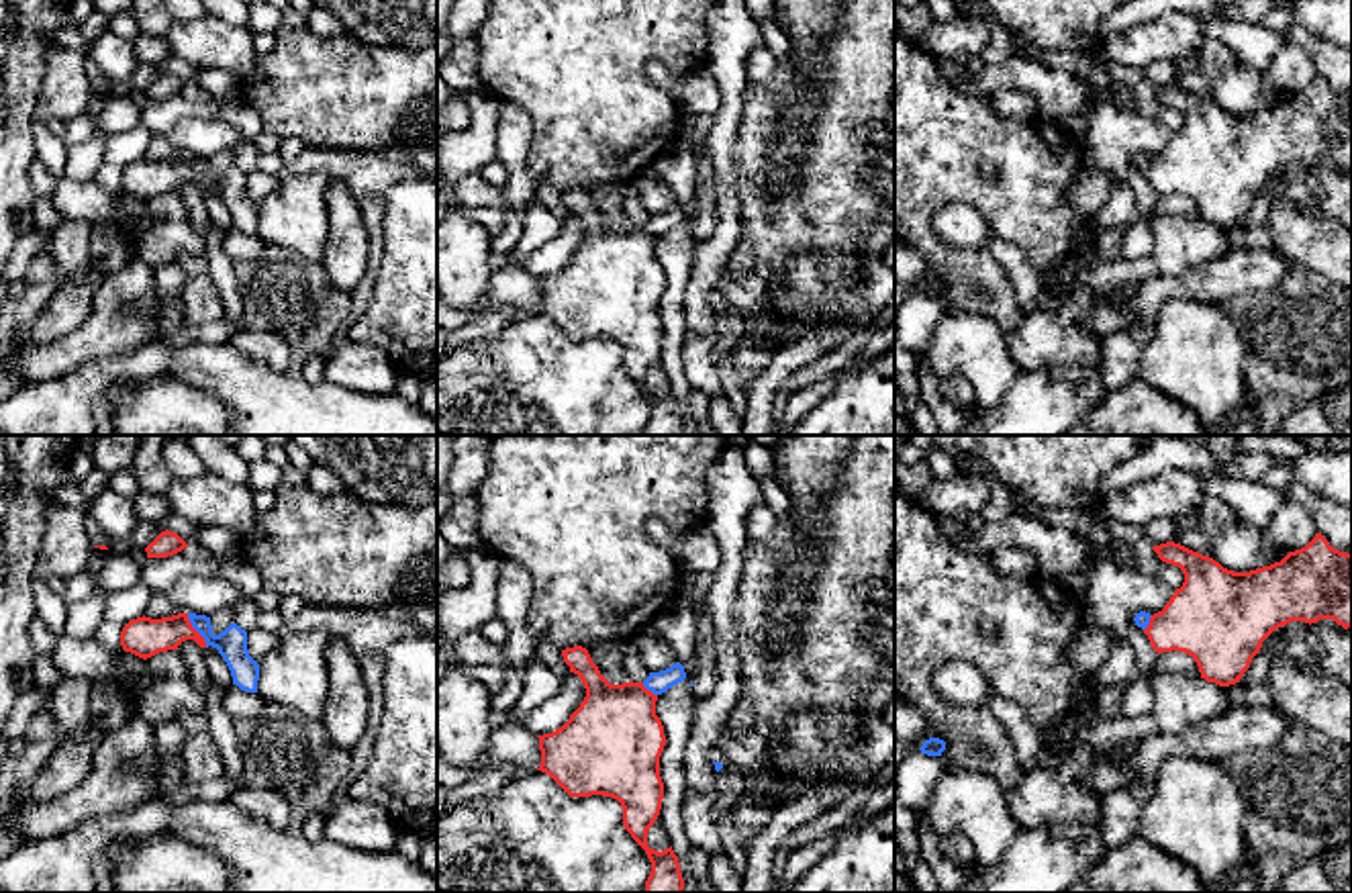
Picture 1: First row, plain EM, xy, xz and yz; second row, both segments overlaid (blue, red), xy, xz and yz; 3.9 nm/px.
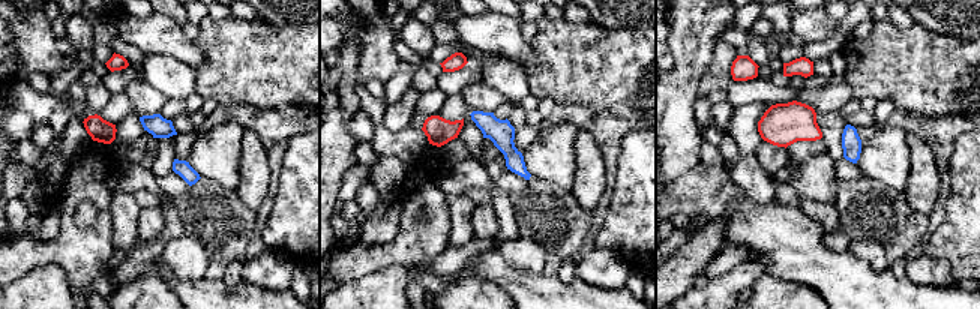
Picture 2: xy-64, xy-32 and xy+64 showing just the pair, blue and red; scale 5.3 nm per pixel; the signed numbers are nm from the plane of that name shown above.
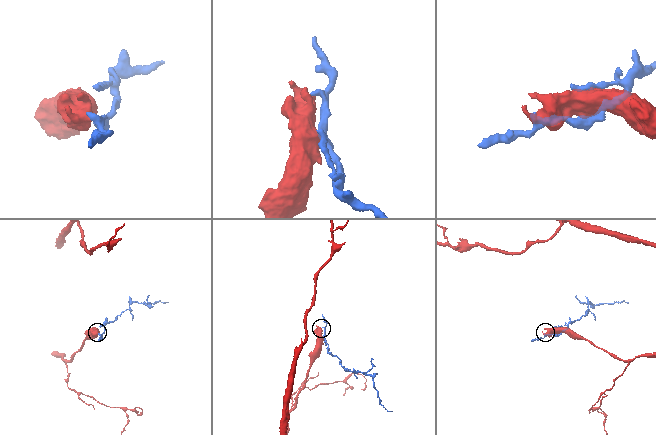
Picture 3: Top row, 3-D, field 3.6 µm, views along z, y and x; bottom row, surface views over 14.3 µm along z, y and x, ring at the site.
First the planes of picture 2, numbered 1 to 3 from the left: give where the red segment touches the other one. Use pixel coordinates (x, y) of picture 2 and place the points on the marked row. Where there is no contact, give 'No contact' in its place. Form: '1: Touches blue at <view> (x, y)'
1: No contact
2: No contact
3: No contact

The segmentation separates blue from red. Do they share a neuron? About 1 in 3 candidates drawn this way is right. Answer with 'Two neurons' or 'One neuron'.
Two neurons

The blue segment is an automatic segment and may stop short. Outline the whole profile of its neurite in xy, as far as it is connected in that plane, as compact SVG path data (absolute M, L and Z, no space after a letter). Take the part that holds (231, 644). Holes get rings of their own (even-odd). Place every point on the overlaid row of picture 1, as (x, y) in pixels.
M188 613L188 619L204 638L206 648L212 646L219 650L231 670L233 685L237 685L241 691L257 693L259 664L249 656L247 631L237 623L231 623L225 631L214 636L210 617Z

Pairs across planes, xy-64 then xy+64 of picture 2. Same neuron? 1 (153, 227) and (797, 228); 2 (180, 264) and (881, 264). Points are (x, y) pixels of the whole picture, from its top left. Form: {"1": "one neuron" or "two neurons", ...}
{"1": "two neurons", "2": "one neuron"}

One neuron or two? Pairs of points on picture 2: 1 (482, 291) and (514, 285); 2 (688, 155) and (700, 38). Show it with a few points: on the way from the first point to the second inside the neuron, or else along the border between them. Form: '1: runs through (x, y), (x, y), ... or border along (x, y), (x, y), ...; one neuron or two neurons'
1: border along (473, 275), (488, 279), (508, 293); two neurons
2: runs through (682, 126), (682, 80), (689, 66); one neuron

